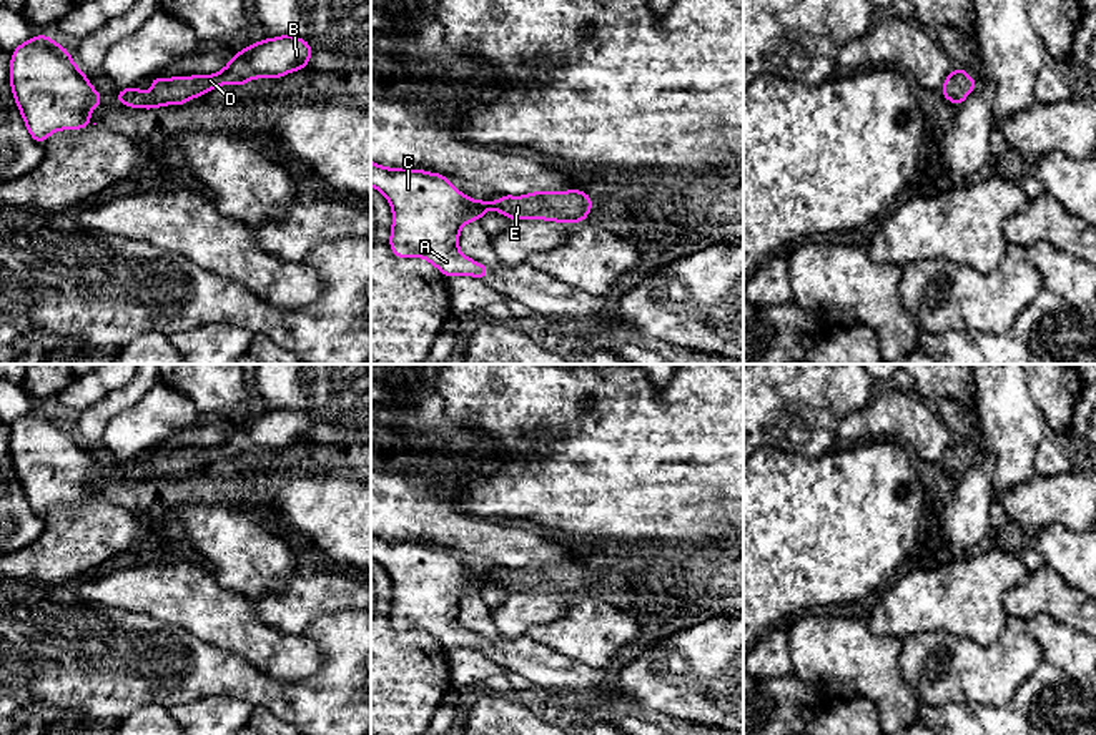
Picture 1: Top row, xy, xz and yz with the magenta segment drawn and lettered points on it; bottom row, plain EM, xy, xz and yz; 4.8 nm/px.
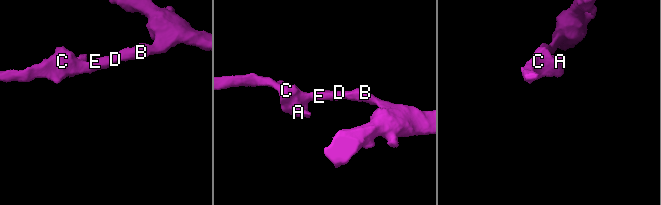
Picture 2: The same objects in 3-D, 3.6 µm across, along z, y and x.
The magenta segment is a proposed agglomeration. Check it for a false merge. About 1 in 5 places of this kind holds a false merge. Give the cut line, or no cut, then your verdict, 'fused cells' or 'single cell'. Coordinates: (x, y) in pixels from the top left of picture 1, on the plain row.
cut none; single cell

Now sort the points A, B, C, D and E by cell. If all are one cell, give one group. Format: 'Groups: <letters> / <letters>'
Groups: A B C D E

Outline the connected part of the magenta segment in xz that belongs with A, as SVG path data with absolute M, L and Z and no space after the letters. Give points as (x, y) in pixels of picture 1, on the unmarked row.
M371 534L371 559L381 564L392 580L389 619L396 630L419 629L447 649L476 649L484 654L489 640L461 629L459 605L471 594L481 592L487 582L496 582L511 592L547 592L559 595L580 595L592 582L592 572L579 562L534 564L524 569L501 569L491 575L477 574L456 562L447 549L424 542L384 540Z

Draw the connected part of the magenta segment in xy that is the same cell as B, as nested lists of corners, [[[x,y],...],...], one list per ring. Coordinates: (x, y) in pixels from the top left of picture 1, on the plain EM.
[[[281,407],[276,411],[259,412],[233,427],[230,436],[215,447],[188,451],[153,451],[150,466],[145,467],[138,459],[120,462],[120,474],[131,481],[148,481],[165,477],[183,477],[190,471],[198,471],[203,466],[220,457],[244,457],[254,451],[279,451],[286,446],[303,442],[313,422],[303,411]]]

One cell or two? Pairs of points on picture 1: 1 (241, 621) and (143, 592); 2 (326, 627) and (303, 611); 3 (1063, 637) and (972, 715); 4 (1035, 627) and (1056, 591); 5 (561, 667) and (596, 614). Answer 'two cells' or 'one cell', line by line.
1: one cell
2: two cells
3: one cell
4: two cells
5: two cells

